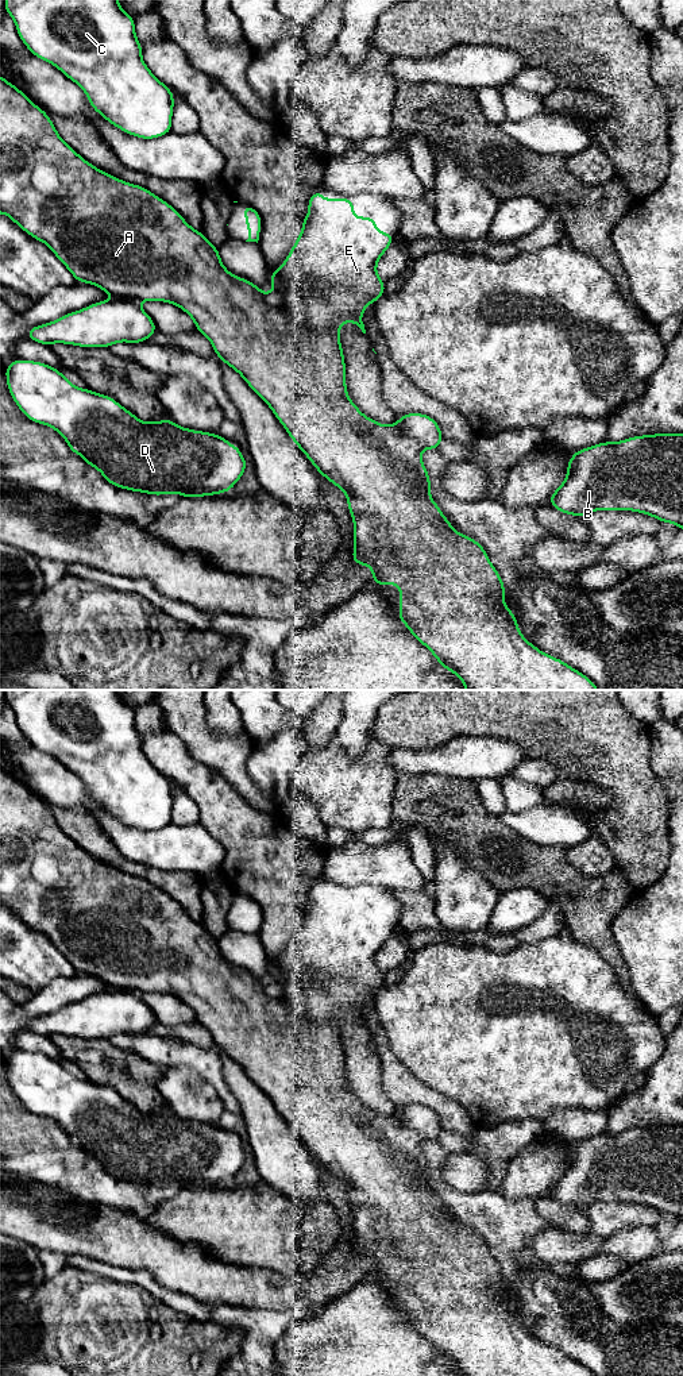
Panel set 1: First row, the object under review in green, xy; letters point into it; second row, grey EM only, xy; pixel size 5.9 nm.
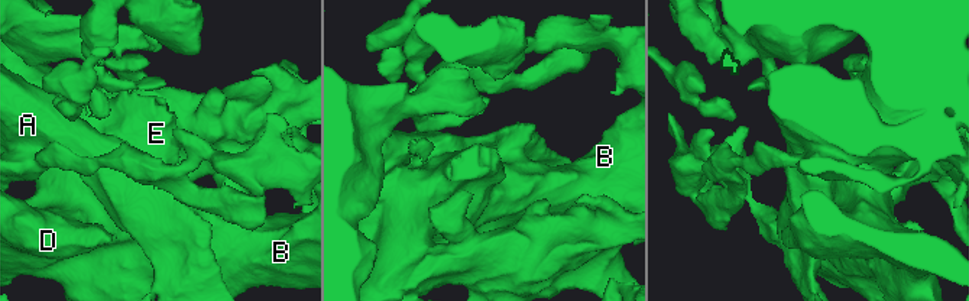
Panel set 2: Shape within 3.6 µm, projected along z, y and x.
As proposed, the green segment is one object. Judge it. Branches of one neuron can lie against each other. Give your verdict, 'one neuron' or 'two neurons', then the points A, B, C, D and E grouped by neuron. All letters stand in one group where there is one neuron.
two neurons | A / B C D E

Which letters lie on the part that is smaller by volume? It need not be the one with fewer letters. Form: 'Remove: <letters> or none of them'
Remove: A

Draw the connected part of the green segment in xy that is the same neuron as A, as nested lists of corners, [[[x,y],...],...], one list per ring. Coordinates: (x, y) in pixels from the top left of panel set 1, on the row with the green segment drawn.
[[[1,76],[0,213],[11,217],[13,223],[30,236],[47,244],[54,255],[74,275],[76,282],[96,285],[120,300],[130,300],[139,304],[146,300],[170,302],[180,307],[193,319],[196,329],[209,339],[220,362],[227,363],[242,375],[248,386],[270,406],[292,440],[306,455],[316,470],[347,496],[348,510],[354,521],[355,547],[352,550],[352,560],[358,566],[366,564],[371,568],[373,583],[400,586],[398,617],[401,623],[408,627],[416,640],[433,654],[443,668],[454,672],[464,683],[466,690],[599,690],[584,674],[566,664],[563,660],[541,652],[522,636],[517,625],[516,614],[510,612],[503,602],[505,583],[499,573],[491,564],[485,548],[475,539],[456,532],[439,509],[439,505],[427,493],[425,486],[429,483],[429,478],[427,477],[427,469],[421,459],[424,447],[416,439],[402,435],[395,423],[383,425],[364,416],[348,397],[346,363],[339,339],[328,332],[317,332],[310,328],[305,320],[297,320],[285,309],[282,300],[274,293],[263,293],[255,284],[231,274],[220,259],[219,248],[216,248],[200,231],[192,228],[185,219],[161,197],[143,186],[119,180],[86,162],[63,142],[47,113]]]

